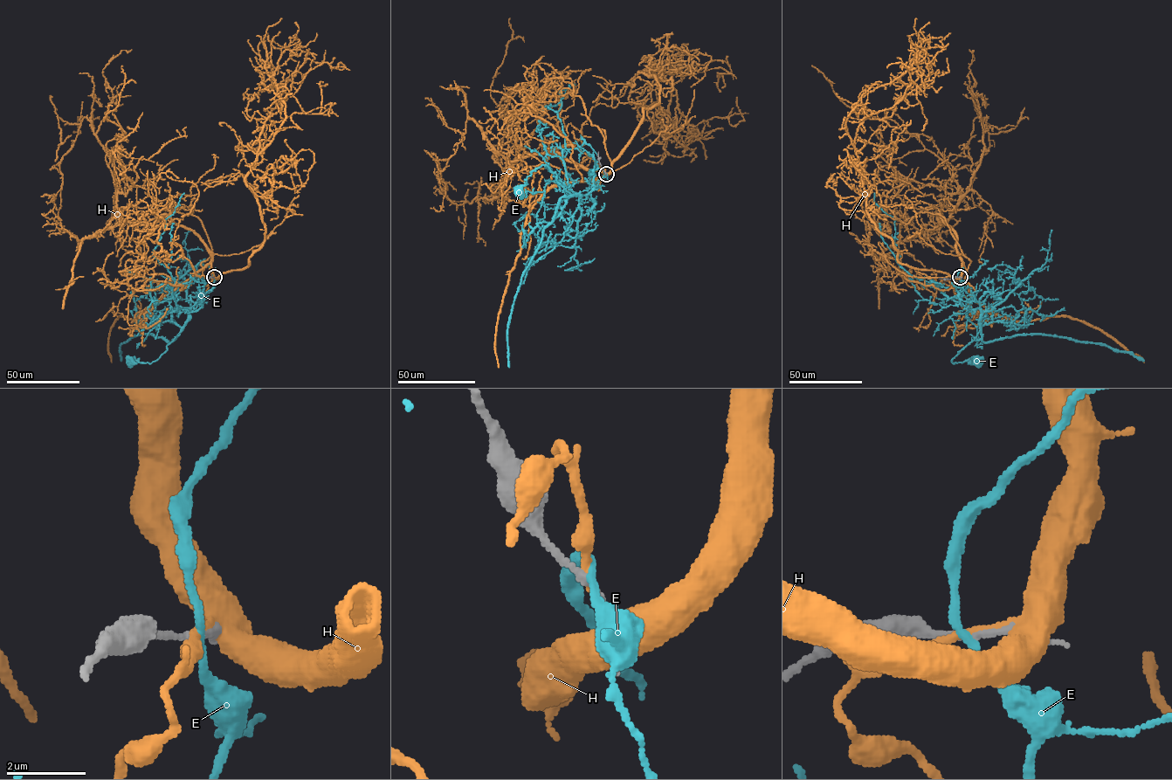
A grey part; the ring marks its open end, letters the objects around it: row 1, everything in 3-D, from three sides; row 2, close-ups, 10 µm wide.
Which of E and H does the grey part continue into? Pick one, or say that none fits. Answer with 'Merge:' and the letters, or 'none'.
Merge: none

